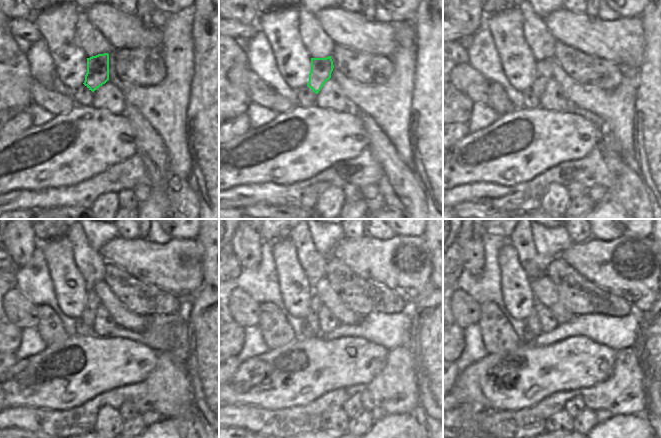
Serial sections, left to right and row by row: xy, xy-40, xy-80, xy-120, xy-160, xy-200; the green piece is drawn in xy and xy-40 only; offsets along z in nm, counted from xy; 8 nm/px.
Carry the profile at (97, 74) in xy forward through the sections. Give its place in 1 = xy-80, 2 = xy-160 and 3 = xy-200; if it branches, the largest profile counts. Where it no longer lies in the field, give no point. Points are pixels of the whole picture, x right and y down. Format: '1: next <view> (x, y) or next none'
1: next xy-80 (542, 74)
2: next xy-160 (312, 318)
3: next xy-200 (533, 323)

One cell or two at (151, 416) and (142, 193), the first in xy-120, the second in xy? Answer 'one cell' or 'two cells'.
one cell

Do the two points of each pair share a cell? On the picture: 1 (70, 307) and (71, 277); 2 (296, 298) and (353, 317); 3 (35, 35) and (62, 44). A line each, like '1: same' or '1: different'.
1: same
2: different
3: different

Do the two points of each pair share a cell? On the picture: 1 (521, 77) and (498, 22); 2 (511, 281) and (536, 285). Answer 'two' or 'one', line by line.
1: one
2: two

